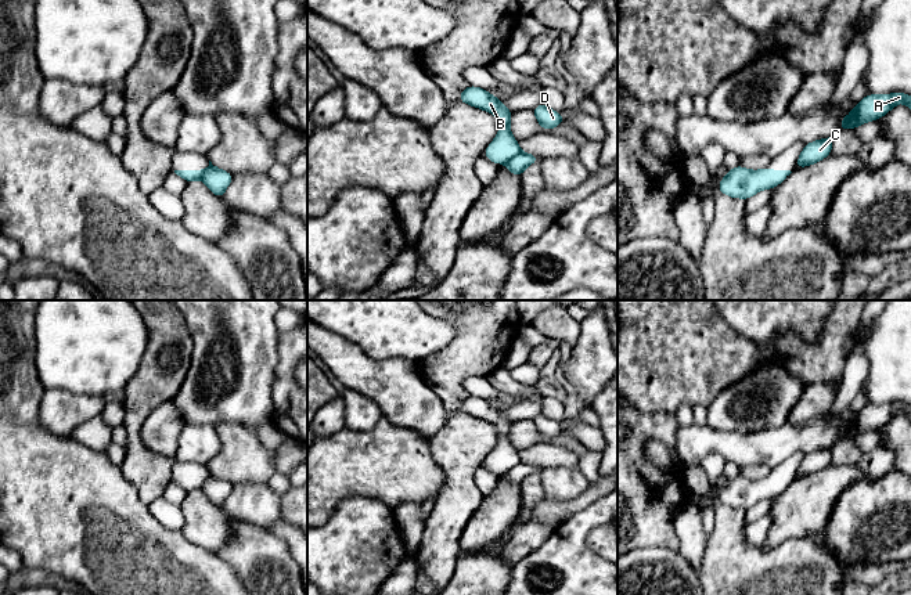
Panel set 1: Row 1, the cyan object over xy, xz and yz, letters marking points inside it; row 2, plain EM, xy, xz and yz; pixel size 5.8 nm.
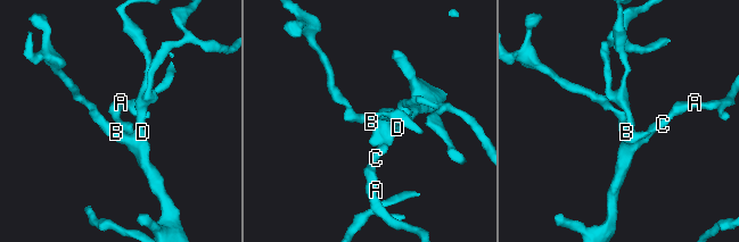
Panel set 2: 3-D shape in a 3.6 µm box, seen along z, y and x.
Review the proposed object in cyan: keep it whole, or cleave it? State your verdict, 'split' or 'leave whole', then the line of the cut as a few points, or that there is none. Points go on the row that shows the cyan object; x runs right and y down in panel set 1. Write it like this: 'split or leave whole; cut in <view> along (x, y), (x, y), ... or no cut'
leave whole; no cut

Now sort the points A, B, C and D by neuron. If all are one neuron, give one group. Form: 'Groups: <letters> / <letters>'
Groups: A B C D

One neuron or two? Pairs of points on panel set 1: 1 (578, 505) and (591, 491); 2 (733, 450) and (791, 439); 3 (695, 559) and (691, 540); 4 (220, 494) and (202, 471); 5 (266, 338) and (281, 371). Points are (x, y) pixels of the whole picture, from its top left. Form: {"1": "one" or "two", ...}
{"1": "one", "2": "one", "3": "one", "4": "one", "5": "two"}

